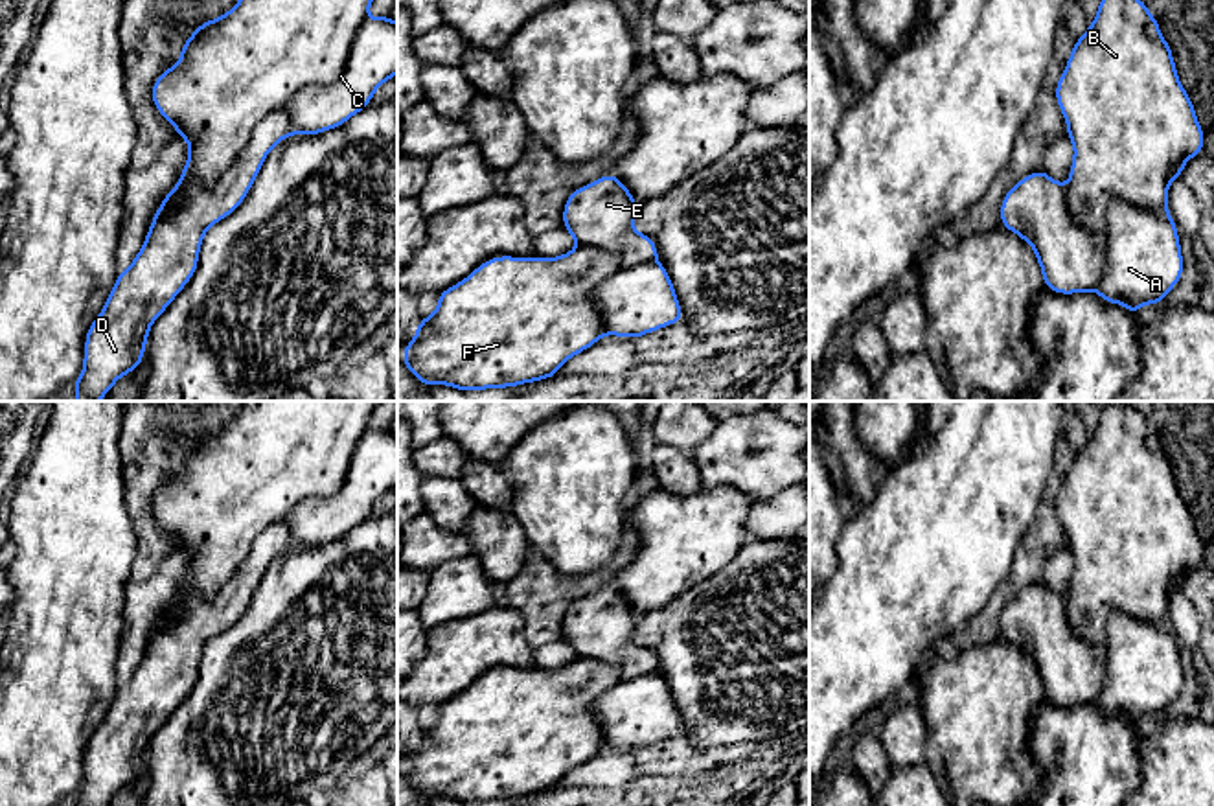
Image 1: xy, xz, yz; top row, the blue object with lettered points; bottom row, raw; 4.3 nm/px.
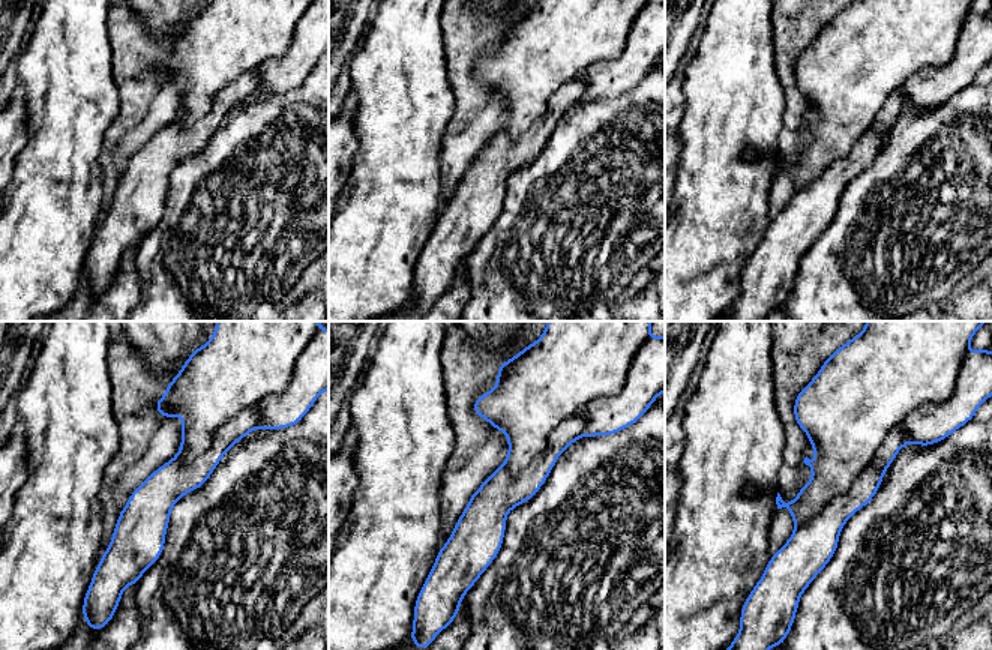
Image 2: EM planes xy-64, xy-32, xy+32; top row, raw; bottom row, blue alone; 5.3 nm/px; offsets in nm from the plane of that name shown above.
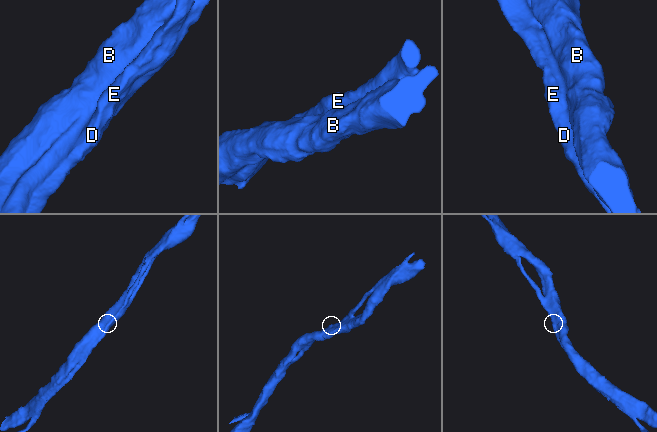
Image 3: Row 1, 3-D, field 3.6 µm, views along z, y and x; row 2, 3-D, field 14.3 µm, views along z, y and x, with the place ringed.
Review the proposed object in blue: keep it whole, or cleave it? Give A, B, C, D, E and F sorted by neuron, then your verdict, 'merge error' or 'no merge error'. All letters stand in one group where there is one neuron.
A B C F / D E; merge error

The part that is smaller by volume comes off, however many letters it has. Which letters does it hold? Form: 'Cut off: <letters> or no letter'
Cut off: D, E

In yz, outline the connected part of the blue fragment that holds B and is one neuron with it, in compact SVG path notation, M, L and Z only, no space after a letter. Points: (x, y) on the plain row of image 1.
M1105 405L1085 445L1076 451L1061 489L1056 495L1056 515L1072 554L1067 618L1076 635L1105 651L1105 677L1098 707L1105 716L1120 716L1133 729L1146 716L1162 716L1179 696L1185 674L1177 637L1168 618L1170 594L1183 589L1185 574L1203 567L1205 545L1196 519L1179 493L1179 486L1157 431L1142 410L1129 405Z

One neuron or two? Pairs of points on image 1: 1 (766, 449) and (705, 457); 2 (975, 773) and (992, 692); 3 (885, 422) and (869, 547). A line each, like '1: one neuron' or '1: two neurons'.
1: one neuron
2: one neuron
3: two neurons

